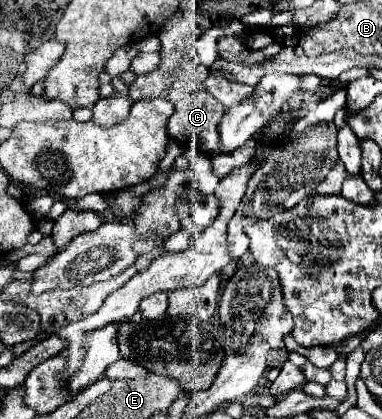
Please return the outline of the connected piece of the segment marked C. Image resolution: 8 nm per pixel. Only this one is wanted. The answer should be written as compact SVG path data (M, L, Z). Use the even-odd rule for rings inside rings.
M164 50L162 52L162 62L160 66L152 72L152 74L142 74L142 76L136 76L136 80L130 84L128 88L128 96L136 102L136 100L144 100L144 86L150 86L148 94L150 98L166 98L174 104L174 114L170 116L168 120L168 136L174 138L178 142L178 146L182 150L198 150L200 154L204 156L212 156L212 154L218 154L222 150L222 144L220 144L220 132L218 132L218 124L220 124L220 118L224 116L224 104L218 102L204 86L204 80L210 76L210 68L208 66L202 66L202 64L184 64L180 66L182 58L176 50Z

